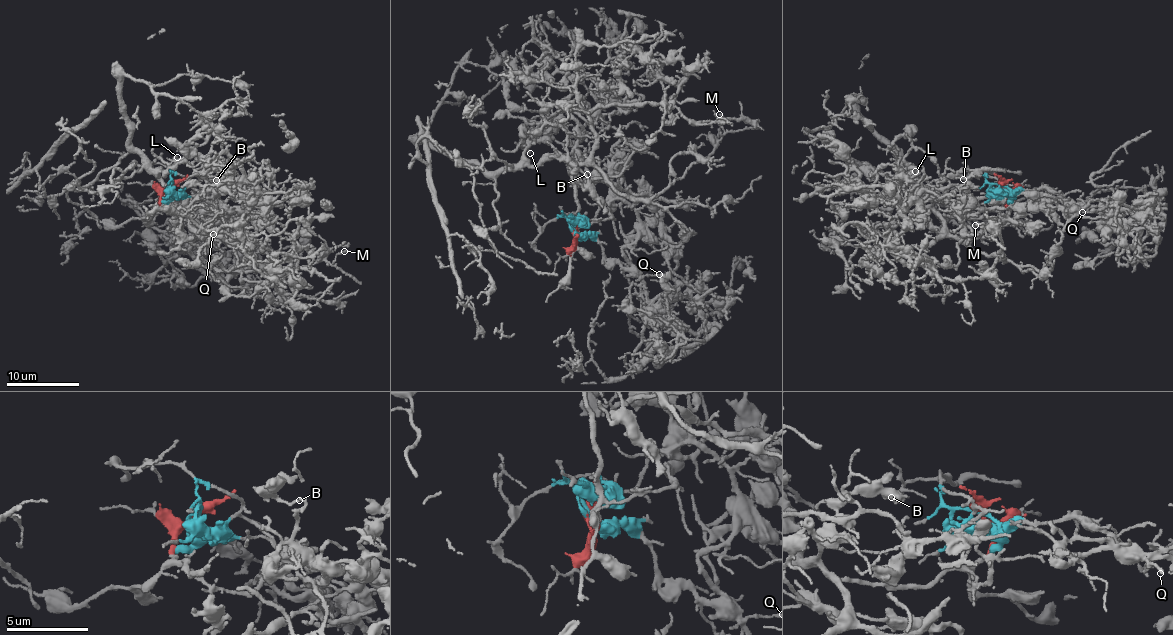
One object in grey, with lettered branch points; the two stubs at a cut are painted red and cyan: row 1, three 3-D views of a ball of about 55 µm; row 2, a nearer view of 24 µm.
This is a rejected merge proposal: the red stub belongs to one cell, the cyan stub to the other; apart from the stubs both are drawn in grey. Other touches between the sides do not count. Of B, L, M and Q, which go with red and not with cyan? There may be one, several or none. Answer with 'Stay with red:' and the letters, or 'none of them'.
Stay with red: L, M

